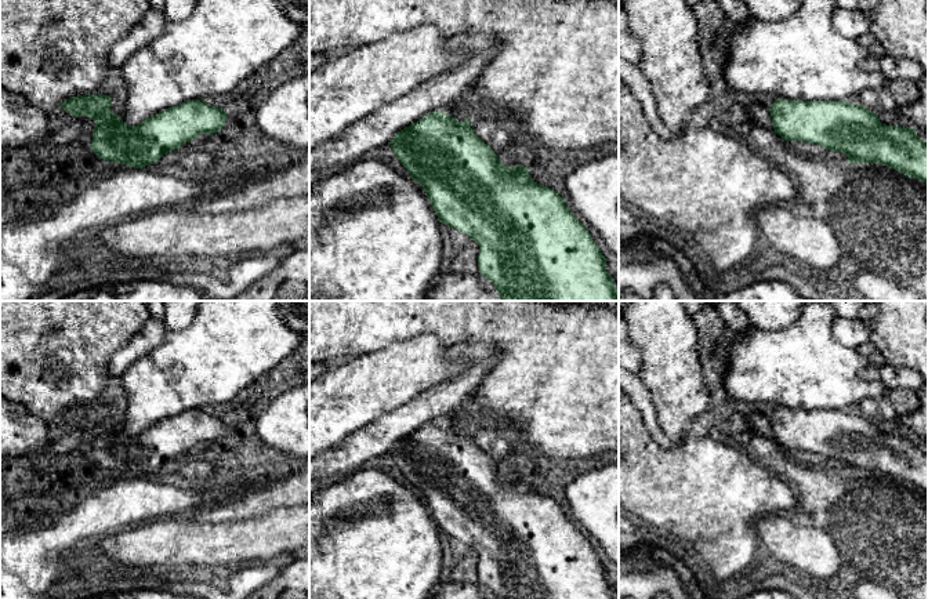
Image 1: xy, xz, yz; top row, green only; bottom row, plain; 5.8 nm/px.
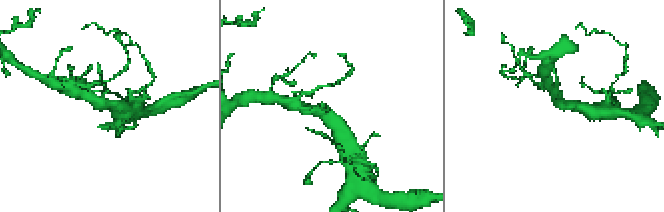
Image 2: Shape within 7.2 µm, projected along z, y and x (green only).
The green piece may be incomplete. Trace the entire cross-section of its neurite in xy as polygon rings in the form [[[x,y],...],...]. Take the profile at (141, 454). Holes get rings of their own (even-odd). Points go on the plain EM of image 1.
[[[86,403],[66,409],[59,417],[72,425],[95,431],[93,461],[108,471],[142,478],[155,473],[163,464],[193,450],[199,443],[221,440],[226,421],[203,409],[189,409],[156,422],[138,435],[127,435],[109,420],[112,409],[104,403]]]

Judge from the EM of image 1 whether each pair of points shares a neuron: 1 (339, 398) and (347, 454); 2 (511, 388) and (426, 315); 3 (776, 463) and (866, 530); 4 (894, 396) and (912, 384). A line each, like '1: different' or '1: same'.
1: different
2: same
3: same
4: different

